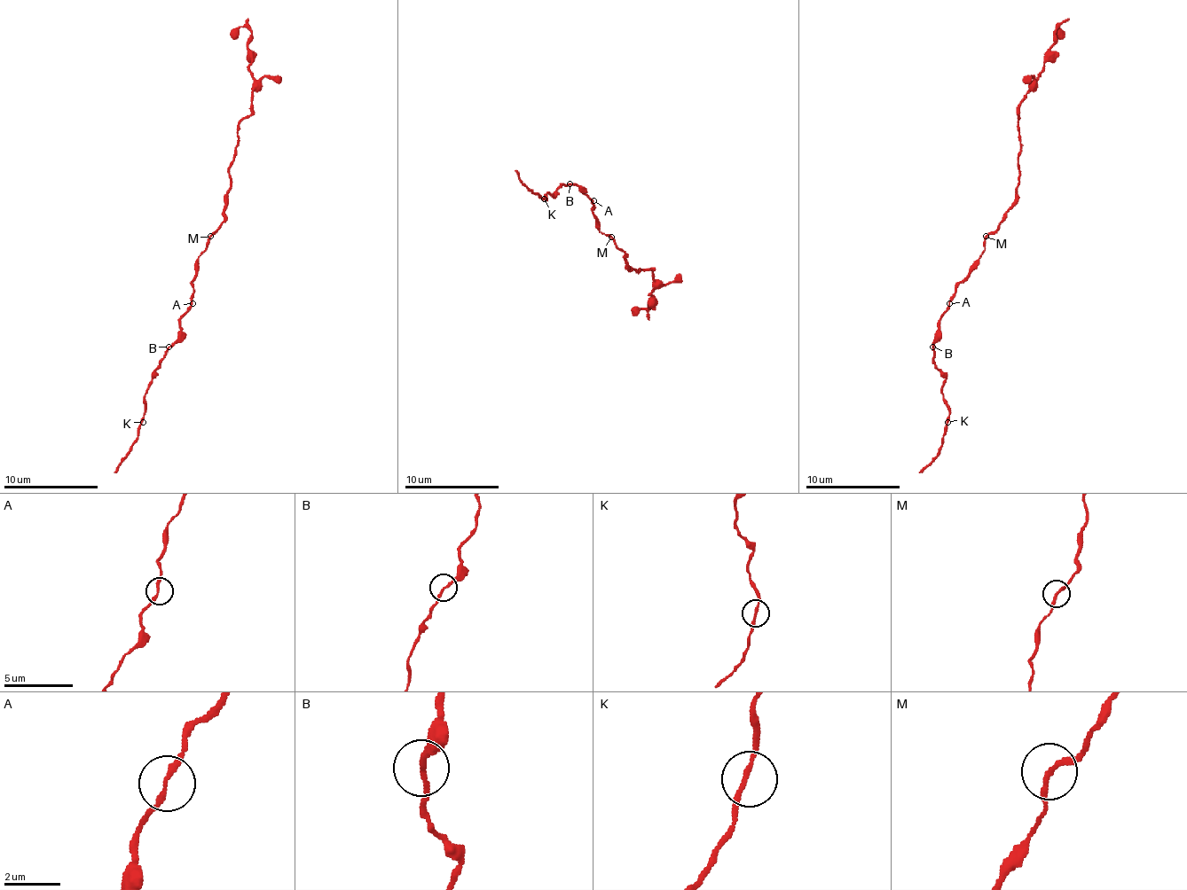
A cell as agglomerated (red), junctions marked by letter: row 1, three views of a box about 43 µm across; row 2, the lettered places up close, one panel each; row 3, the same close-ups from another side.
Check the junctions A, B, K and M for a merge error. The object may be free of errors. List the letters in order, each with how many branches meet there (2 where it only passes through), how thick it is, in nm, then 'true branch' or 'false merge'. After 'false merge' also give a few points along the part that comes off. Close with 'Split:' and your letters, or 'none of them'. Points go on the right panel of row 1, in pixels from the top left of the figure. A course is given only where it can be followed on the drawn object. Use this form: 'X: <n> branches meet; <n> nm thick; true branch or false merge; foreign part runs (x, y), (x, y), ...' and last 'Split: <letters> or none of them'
A: 2 branches meet; 180 nm thick; true branch
B: 2 branches meet; 170 nm thick; true branch
K: 2 branches meet; 160 nm thick; true branch
M: 2 branches meet; 170 nm thick; true branch
Split: none of them

